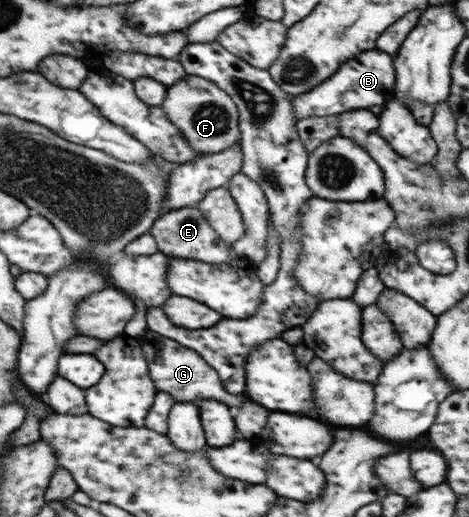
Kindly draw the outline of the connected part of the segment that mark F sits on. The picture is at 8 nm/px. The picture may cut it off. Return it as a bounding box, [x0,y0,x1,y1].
[161,74,241,153]

